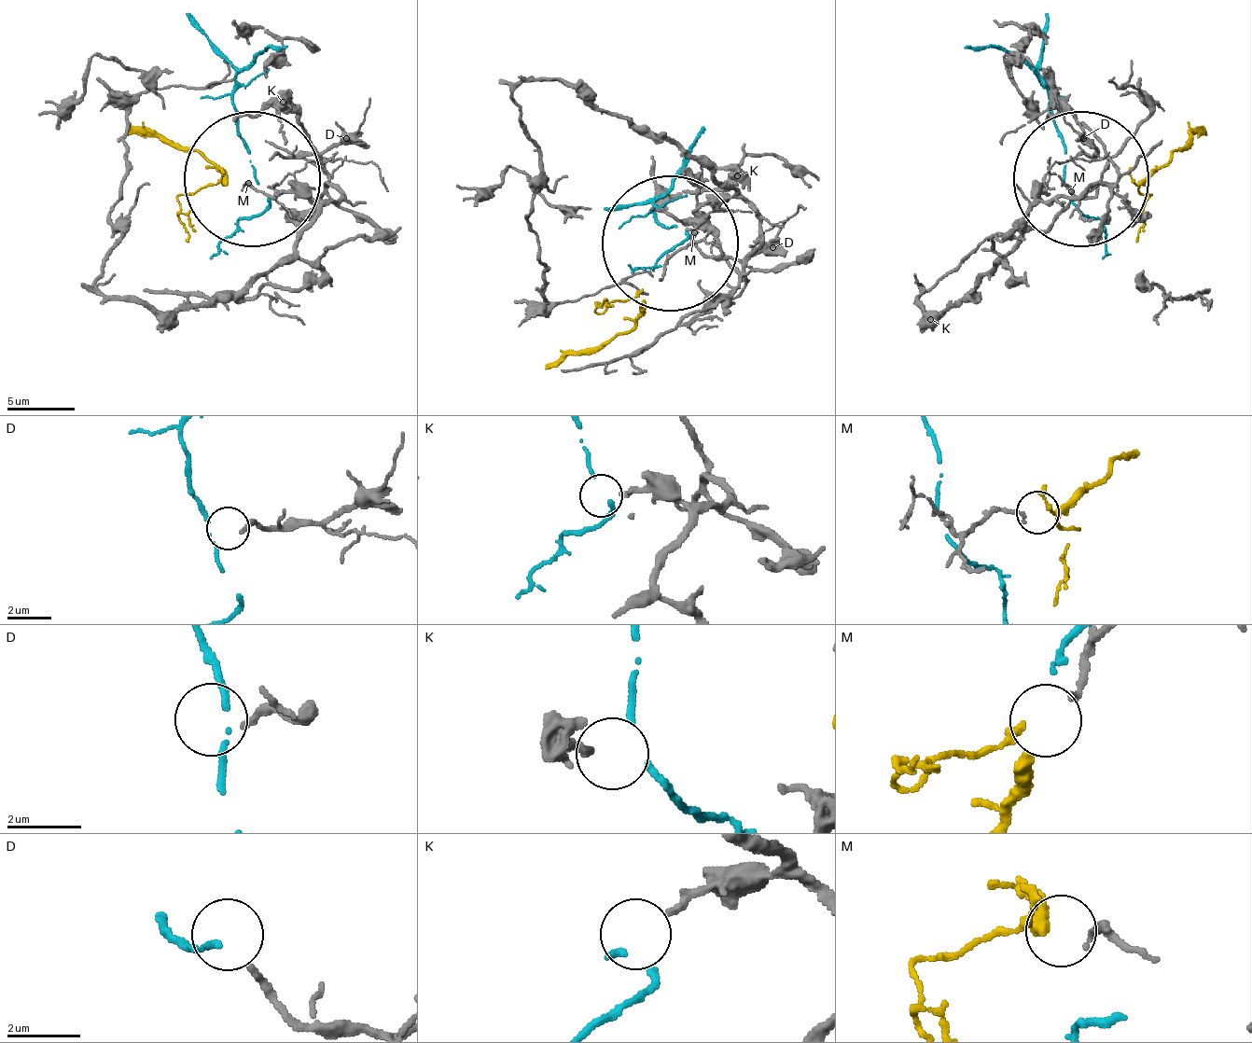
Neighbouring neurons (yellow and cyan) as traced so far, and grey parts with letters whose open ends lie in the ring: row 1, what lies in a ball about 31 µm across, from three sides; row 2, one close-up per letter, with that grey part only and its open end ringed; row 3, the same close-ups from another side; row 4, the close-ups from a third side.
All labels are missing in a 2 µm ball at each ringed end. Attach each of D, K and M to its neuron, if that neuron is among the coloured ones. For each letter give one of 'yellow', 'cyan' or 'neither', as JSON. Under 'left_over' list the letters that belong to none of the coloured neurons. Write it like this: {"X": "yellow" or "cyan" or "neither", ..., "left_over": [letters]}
{"D": "neither", "K": "neither", "M": "yellow", "left_over": ["D", "K"]}

